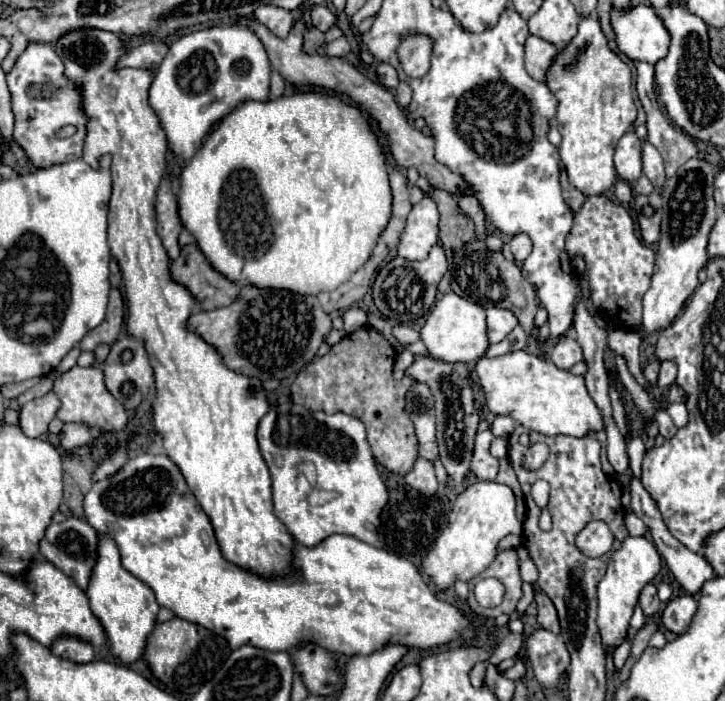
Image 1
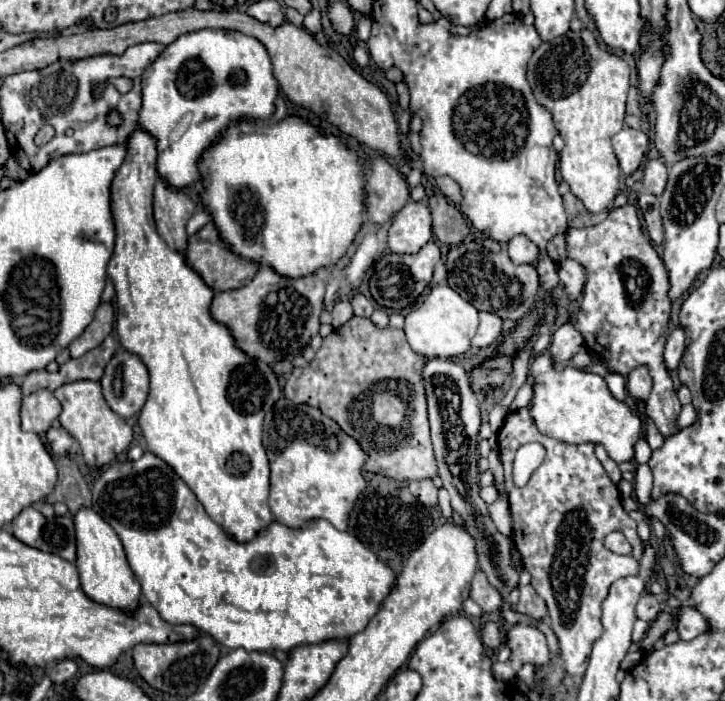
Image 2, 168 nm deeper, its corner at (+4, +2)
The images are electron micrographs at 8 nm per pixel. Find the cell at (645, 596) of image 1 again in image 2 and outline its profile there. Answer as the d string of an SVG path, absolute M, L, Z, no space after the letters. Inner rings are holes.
M645 592L637 604L637 618L645 622L653 622L659 616L659 612L661 612L659 600L651 592Z

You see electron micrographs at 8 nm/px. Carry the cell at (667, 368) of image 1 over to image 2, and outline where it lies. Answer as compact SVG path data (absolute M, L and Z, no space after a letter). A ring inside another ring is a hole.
M675 328L665 346L665 364L669 370L675 370L679 366L683 350L685 350L685 332L683 328Z

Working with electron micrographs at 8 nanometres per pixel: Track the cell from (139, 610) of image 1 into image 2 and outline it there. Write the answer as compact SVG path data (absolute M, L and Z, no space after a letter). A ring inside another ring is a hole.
M79 508L73 514L73 522L75 522L75 536L77 536L75 566L79 570L81 588L85 590L85 594L91 600L105 606L121 608L125 612L135 610L141 600L141 586L125 560L125 552L115 530L93 508Z

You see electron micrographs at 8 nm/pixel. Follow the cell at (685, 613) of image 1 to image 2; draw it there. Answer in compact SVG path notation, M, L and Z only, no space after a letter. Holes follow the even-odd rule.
M679 608L677 610L677 632L681 636L681 640L689 642L701 634L705 634L709 628L707 618L703 618L701 612L697 612L695 608Z

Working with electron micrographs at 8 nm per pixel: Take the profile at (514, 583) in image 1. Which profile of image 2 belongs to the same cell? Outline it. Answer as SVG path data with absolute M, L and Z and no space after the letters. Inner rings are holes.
M481 570L473 578L471 598L485 610L485 614L499 612L503 606L503 596L495 588L489 588L489 582L485 580L485 574Z

